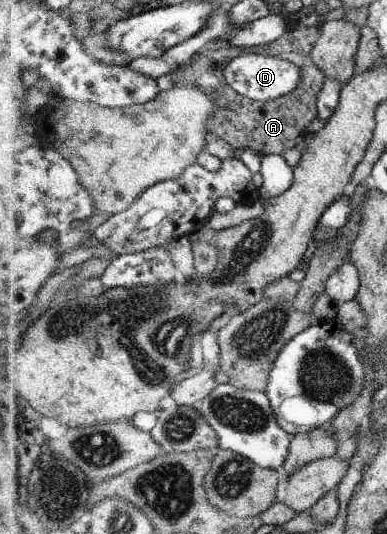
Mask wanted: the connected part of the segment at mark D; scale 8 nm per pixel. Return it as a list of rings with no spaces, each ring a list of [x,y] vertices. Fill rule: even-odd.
[[[248,51],[226,69],[226,78],[235,90],[245,97],[254,101],[269,102],[294,91],[302,81],[302,69],[286,59],[268,55],[259,57],[252,51]]]

